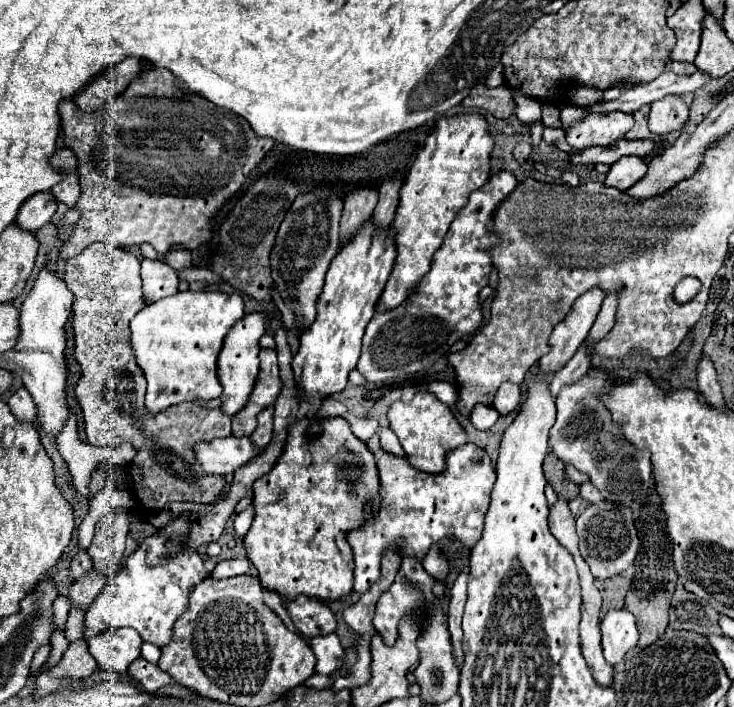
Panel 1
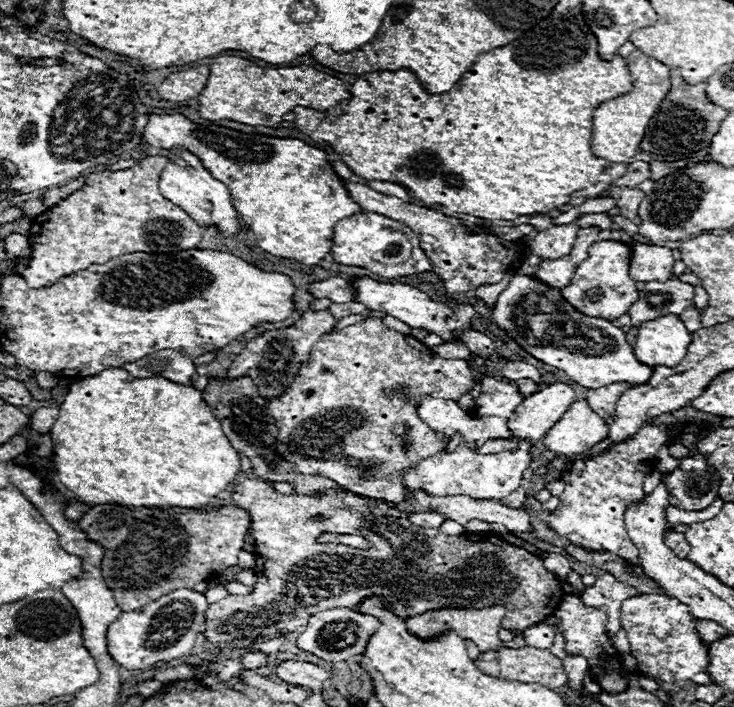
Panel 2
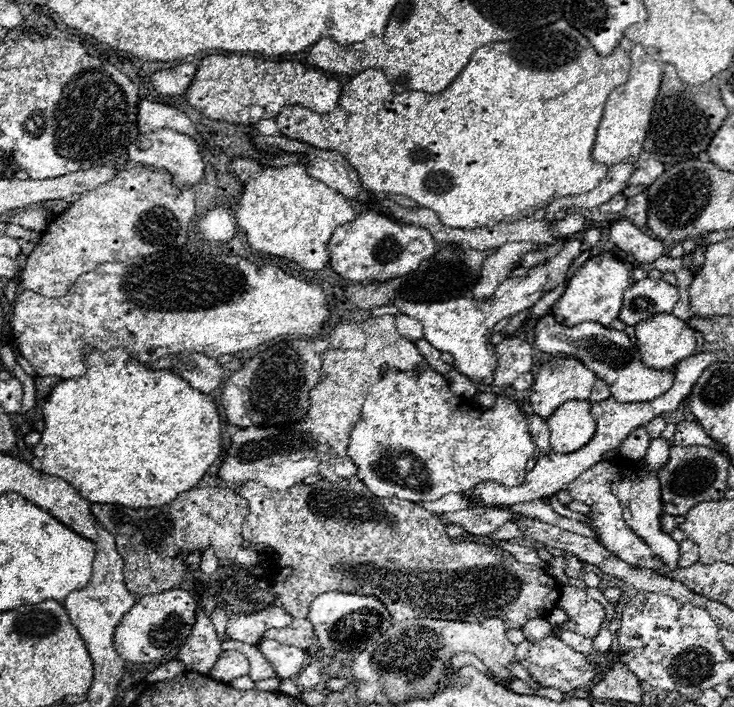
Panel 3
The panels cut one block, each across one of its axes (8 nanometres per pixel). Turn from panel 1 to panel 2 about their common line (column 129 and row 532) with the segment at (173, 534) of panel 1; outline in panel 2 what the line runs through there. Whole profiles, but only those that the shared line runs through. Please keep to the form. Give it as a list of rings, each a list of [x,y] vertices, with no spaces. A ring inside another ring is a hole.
[[[646,424],[636,436],[610,448],[608,454],[596,456],[590,462],[576,462],[572,474],[562,476],[566,490],[560,494],[560,506],[548,518],[550,528],[574,544],[582,544],[592,550],[608,550],[636,564],[638,548],[626,534],[624,508],[628,502],[644,498],[644,476],[652,470],[656,452],[666,440],[668,436],[662,428]]]

